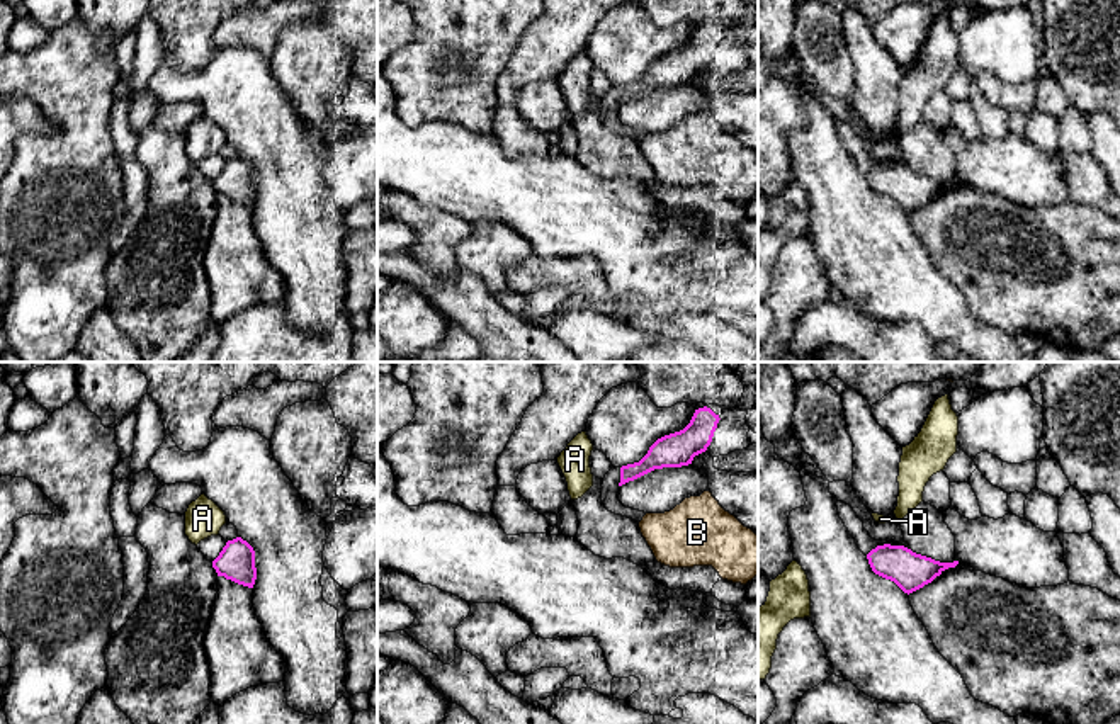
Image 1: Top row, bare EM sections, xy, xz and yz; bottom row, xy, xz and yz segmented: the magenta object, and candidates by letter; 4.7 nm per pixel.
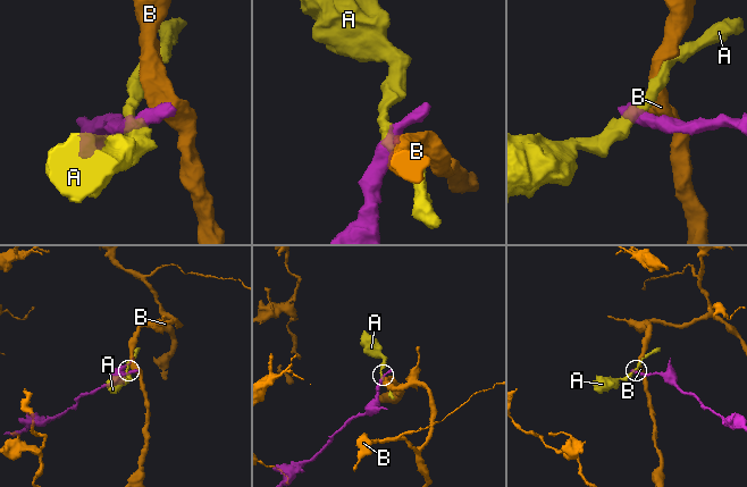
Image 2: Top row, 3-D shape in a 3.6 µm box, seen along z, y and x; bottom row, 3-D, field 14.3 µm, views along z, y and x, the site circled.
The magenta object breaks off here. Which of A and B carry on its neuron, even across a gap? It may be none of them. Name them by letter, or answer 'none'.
none

